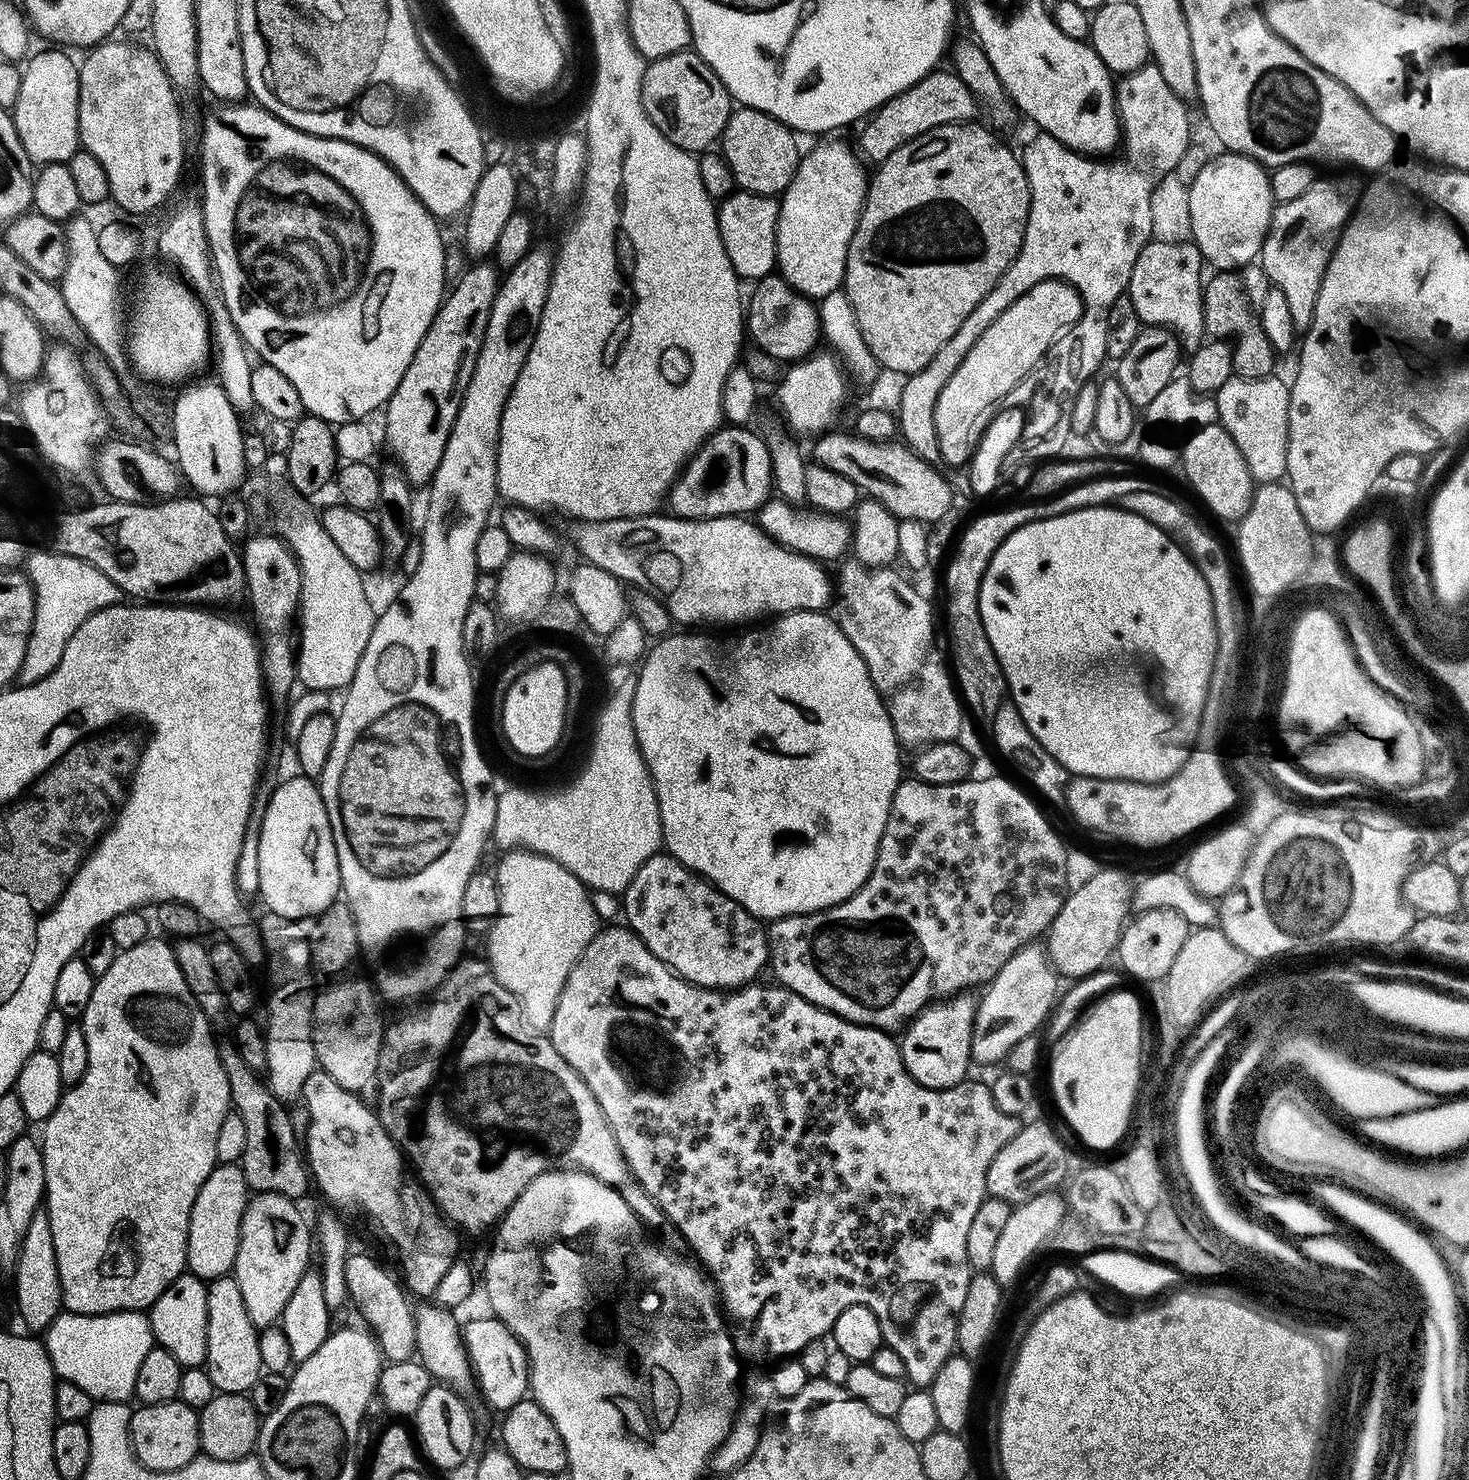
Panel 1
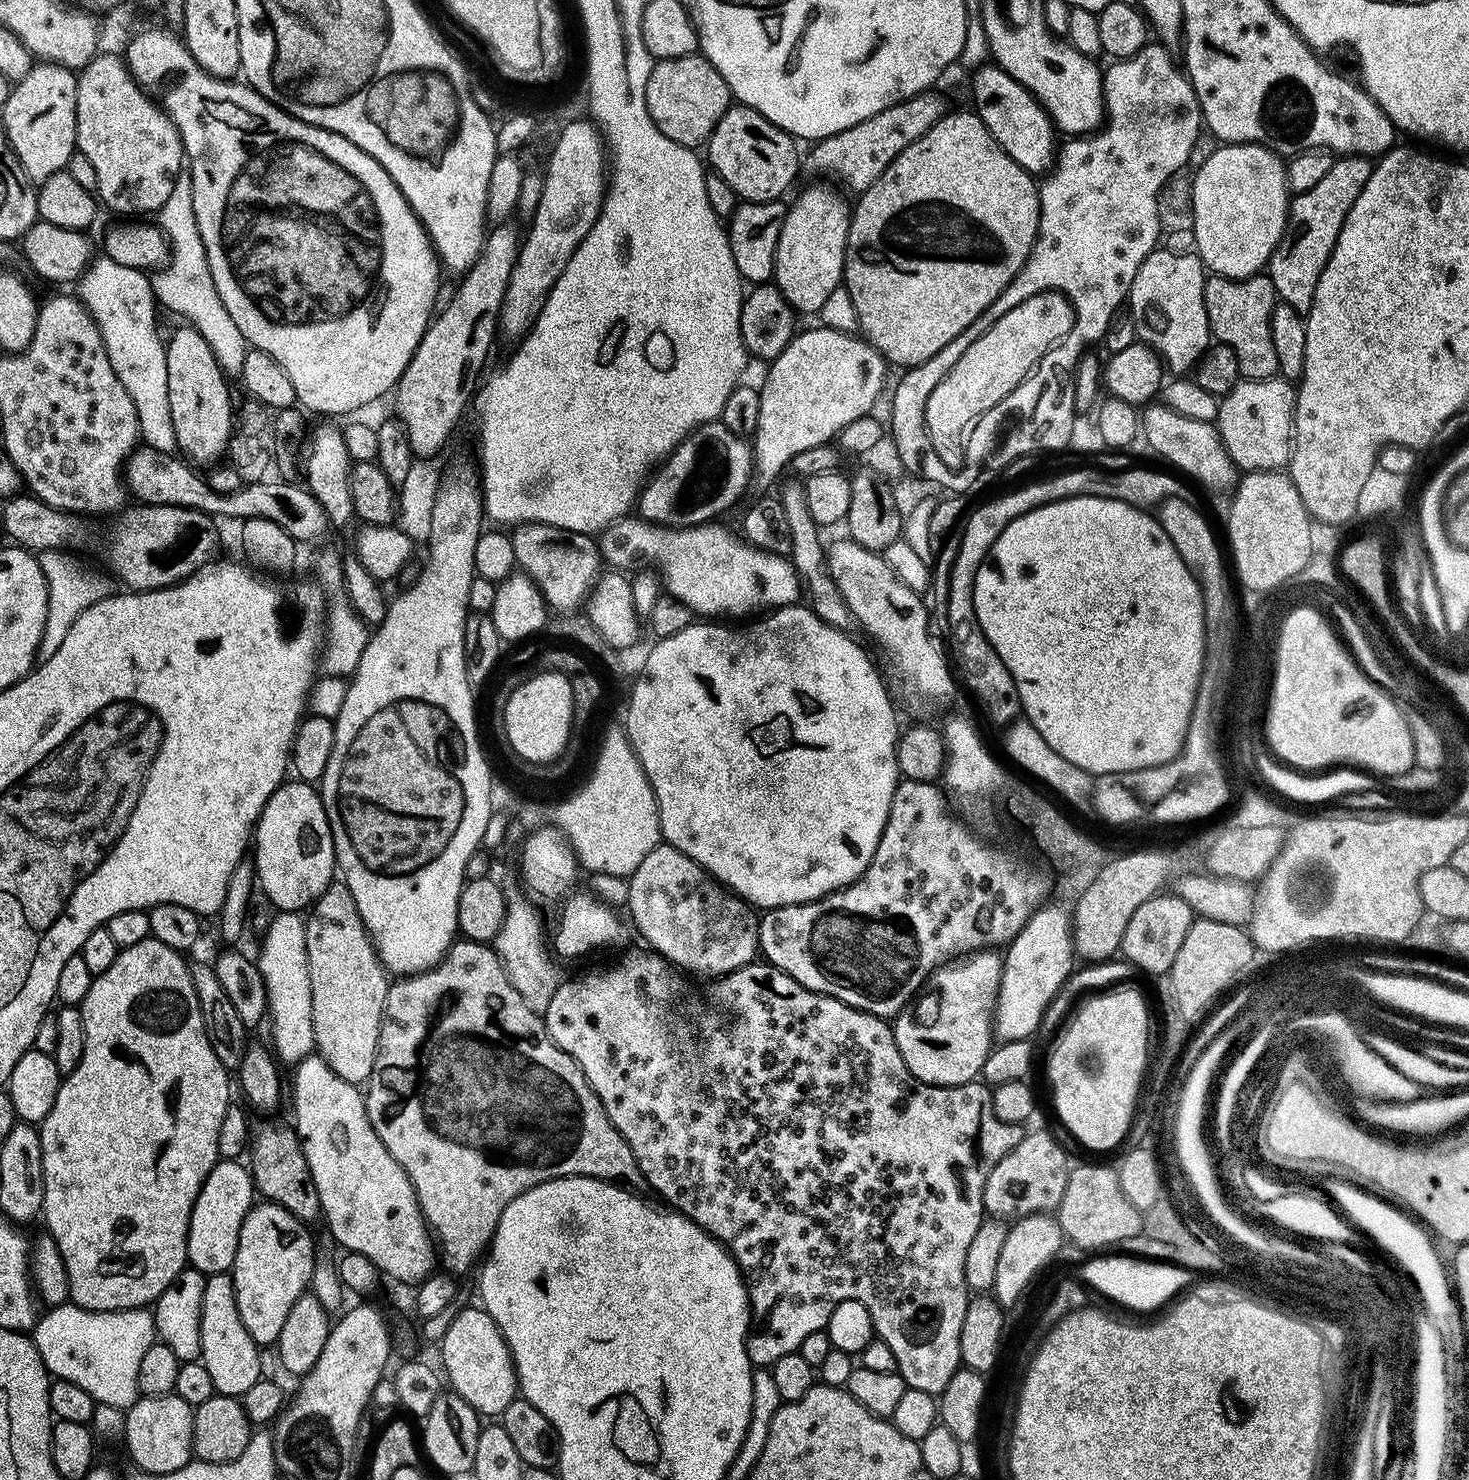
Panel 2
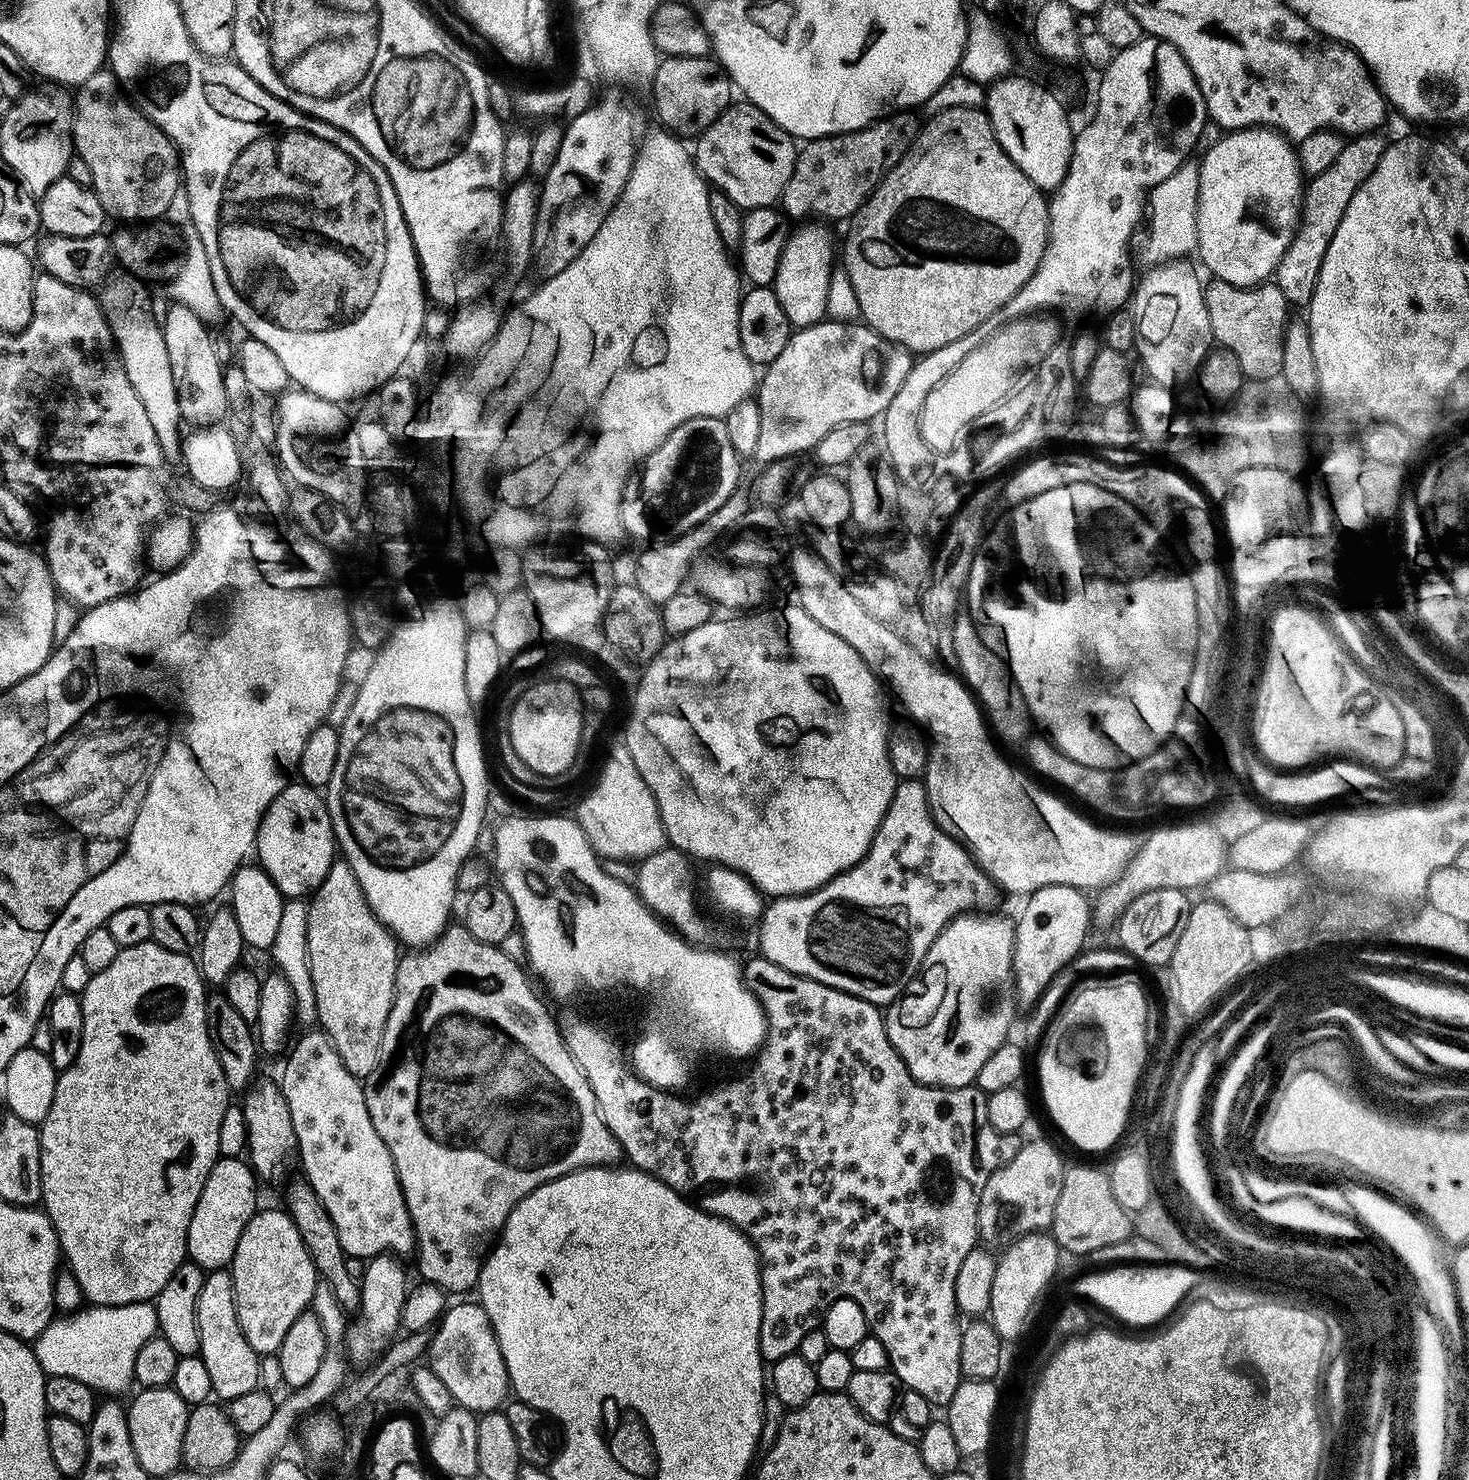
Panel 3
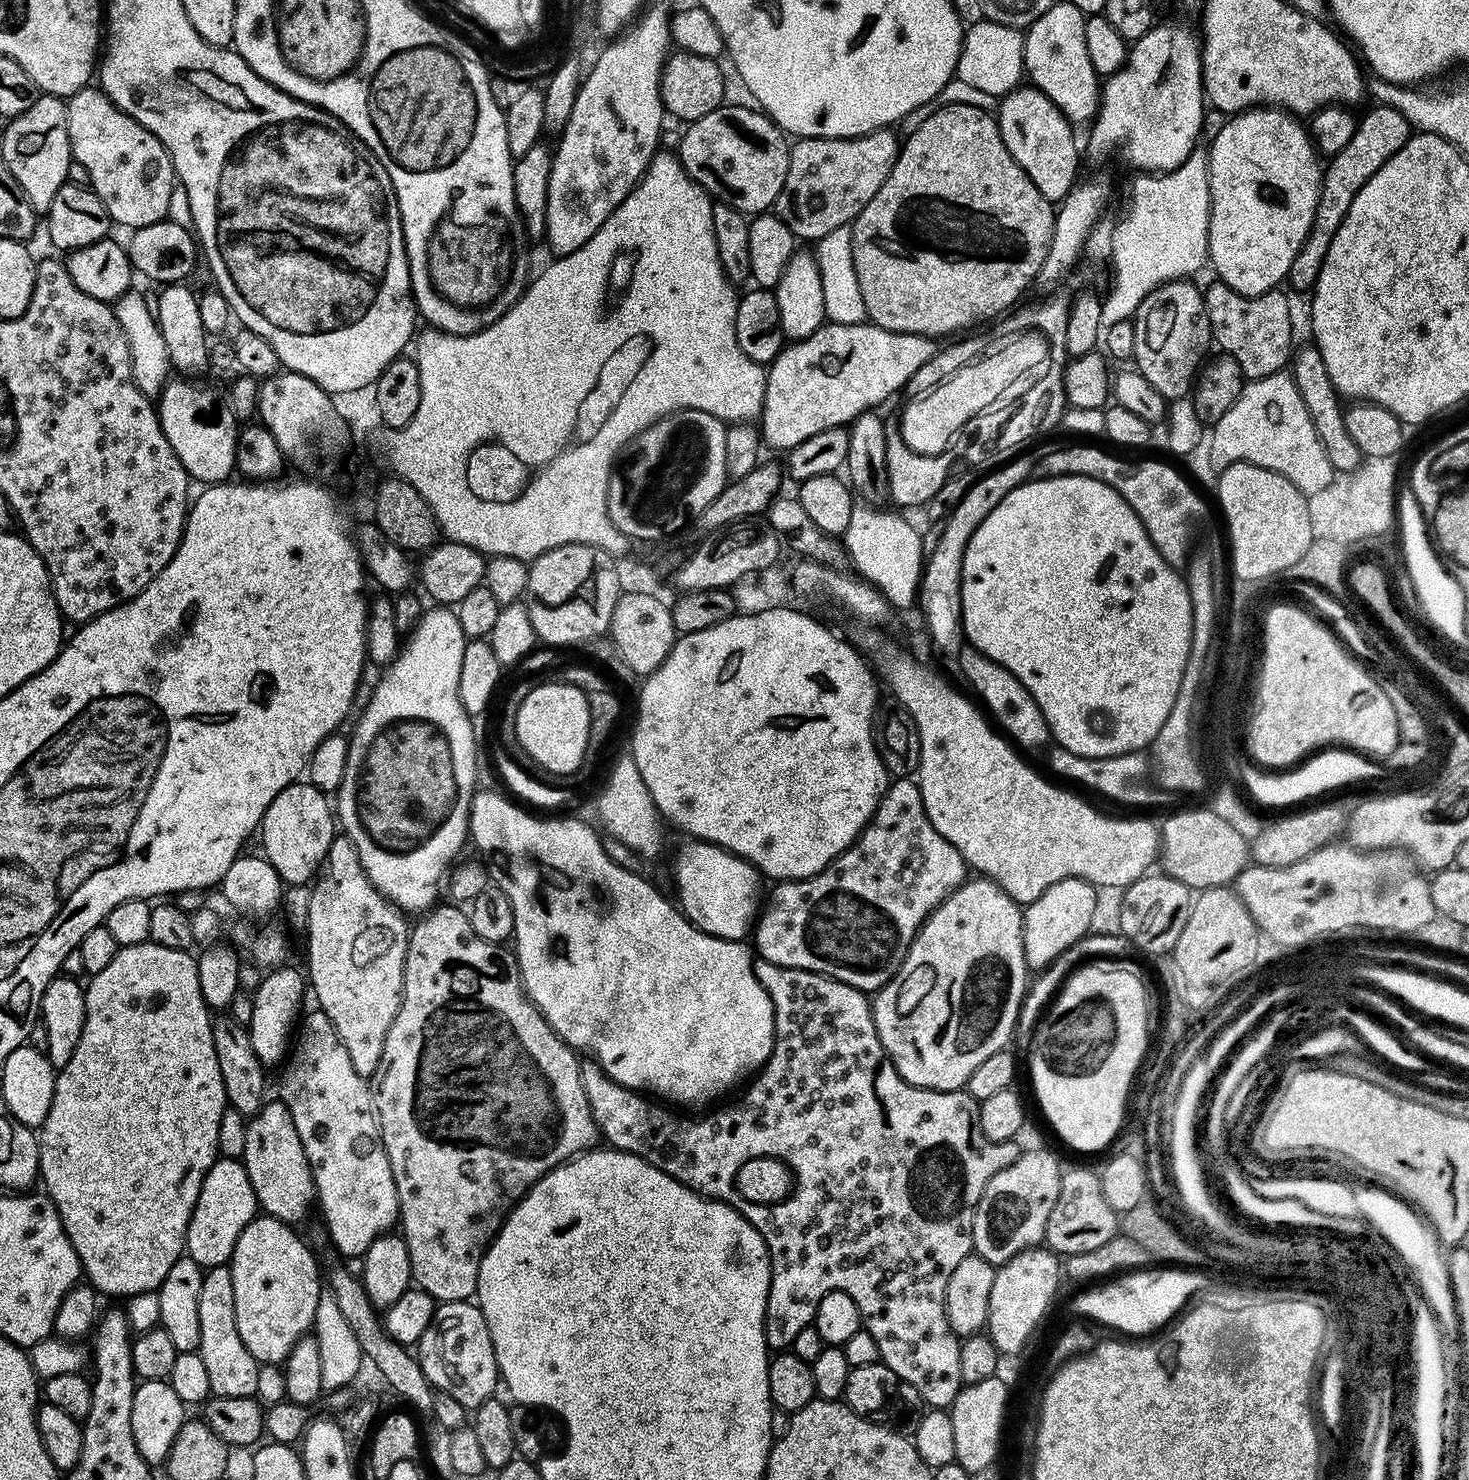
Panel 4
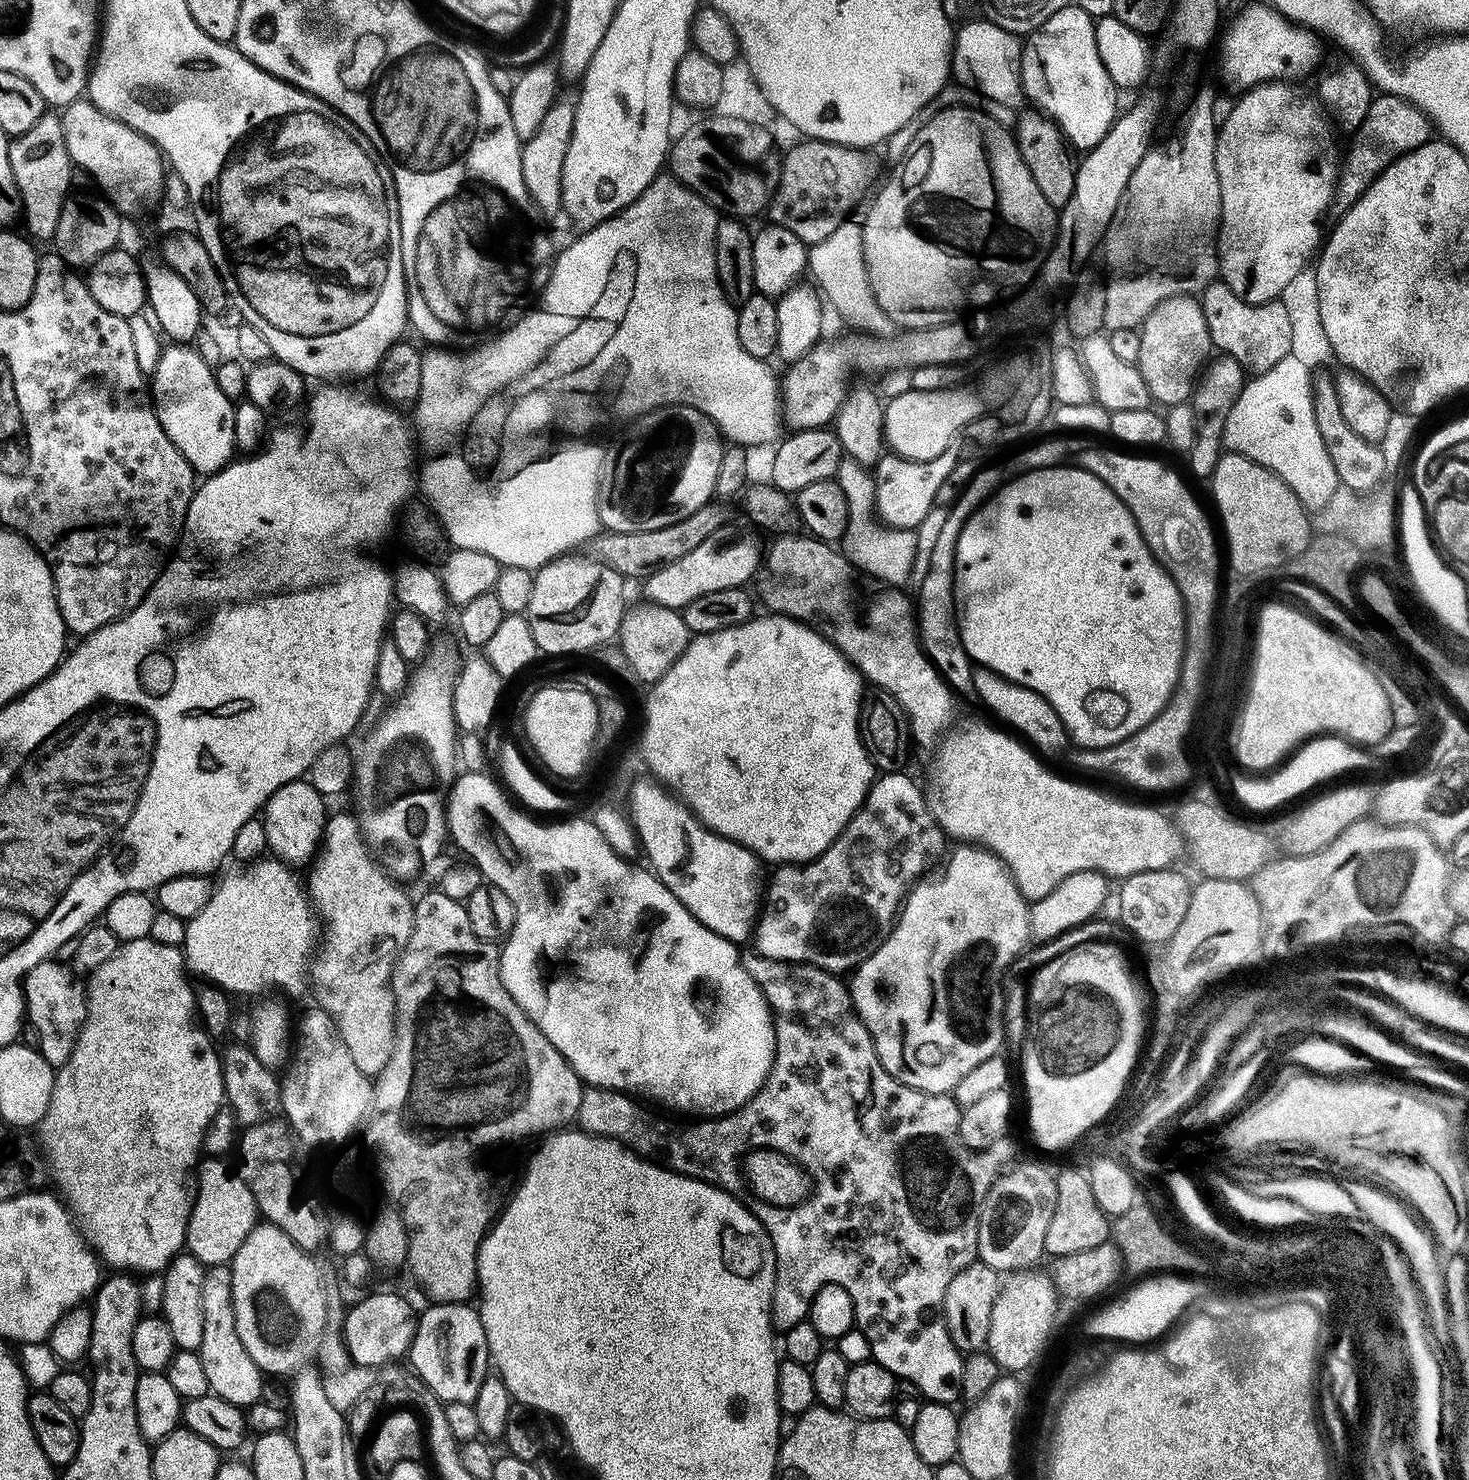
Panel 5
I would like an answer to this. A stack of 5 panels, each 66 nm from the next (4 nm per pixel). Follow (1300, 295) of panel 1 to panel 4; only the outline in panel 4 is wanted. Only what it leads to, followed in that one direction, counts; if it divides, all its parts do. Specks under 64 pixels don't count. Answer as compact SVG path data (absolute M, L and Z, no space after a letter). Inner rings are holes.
M1393 106L1387 108L1372 108L1363 117L1359 117L1353 137L1342 147L1342 150L1327 161L1320 181L1320 197L1314 214L1312 229L1308 231L1306 242L1301 246L1300 253L1294 258L1294 262L1288 271L1287 283L1295 291L1307 293L1316 287L1316 279L1322 270L1322 262L1326 258L1326 250L1330 250L1330 242L1334 242L1334 234L1338 226L1346 218L1350 210L1350 202L1378 174L1378 170L1392 155L1408 141L1410 125L1400 111Z

